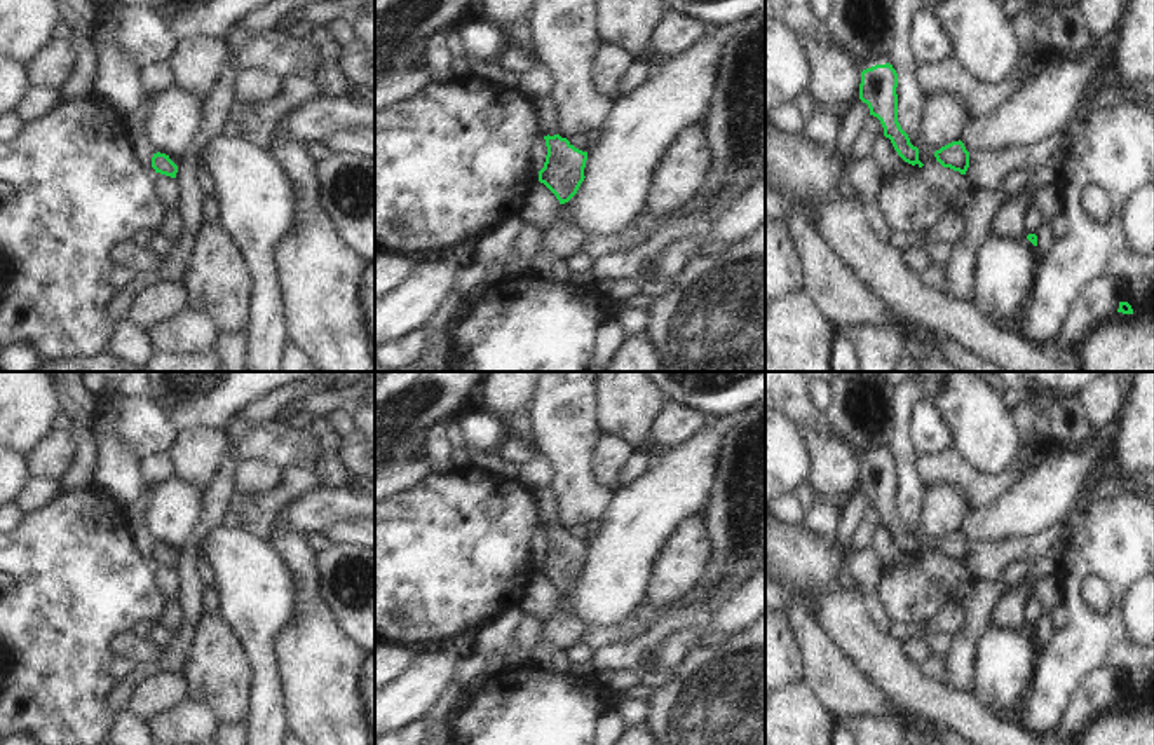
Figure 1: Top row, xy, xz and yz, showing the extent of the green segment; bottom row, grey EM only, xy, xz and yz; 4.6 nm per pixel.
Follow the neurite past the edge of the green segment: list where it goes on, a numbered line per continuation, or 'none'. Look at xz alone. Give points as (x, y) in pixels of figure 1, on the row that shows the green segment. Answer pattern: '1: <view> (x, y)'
none

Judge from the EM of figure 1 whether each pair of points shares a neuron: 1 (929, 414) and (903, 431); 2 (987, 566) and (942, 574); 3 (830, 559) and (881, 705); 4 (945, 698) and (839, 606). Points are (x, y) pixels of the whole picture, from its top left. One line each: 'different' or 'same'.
1: different
2: different
3: same
4: same

